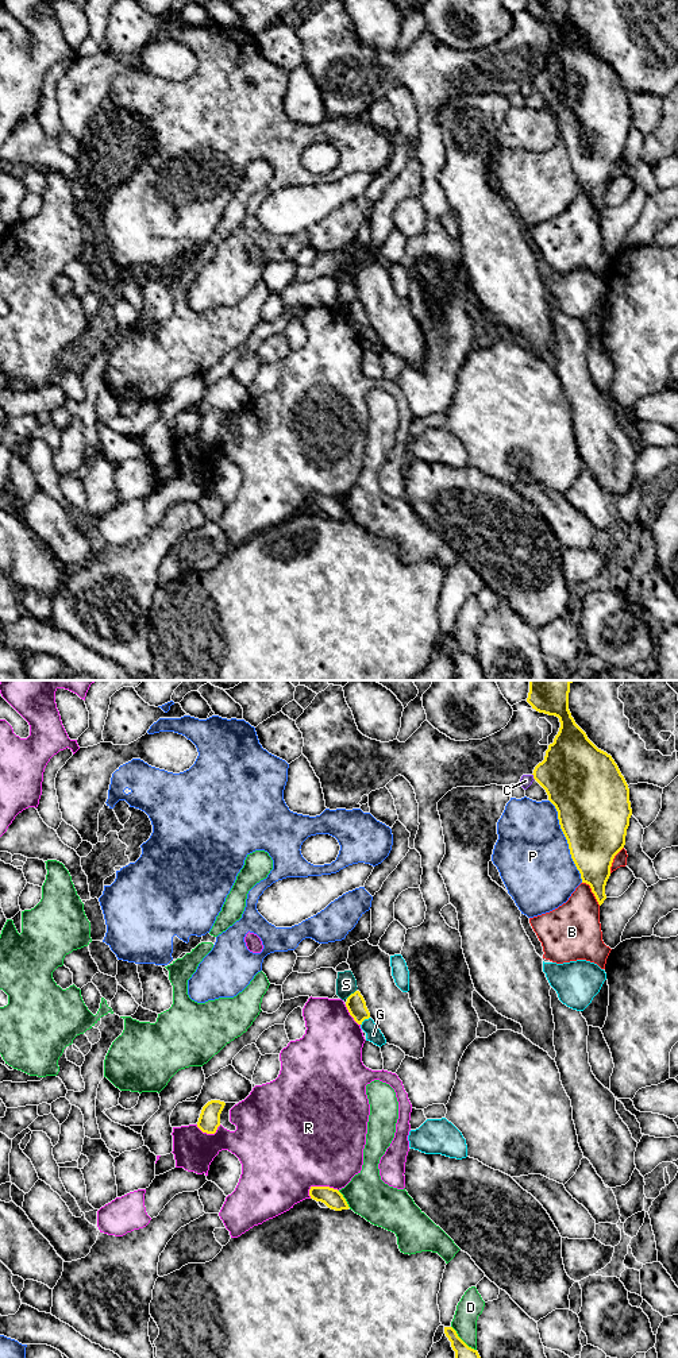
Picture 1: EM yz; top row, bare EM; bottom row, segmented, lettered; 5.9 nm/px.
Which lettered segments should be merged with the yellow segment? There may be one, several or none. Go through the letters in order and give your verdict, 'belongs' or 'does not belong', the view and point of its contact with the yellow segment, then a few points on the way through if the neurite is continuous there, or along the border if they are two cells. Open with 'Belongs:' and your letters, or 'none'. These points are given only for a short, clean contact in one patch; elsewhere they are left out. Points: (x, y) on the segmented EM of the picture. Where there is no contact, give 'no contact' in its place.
Belongs: none
B: does not belong | yz (592, 891)
C: does not belong | yz (534, 776)
D: does not belong | yz (461, 1339)
G: does not belong | yz (363, 1019)
P: does not belong | yz (567, 841)
R: does not belong | yz (320, 1187)
S: does not belong | yz (351, 994)

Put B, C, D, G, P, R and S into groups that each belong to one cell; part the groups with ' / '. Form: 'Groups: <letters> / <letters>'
Groups: B S / C / D / G / P / R

